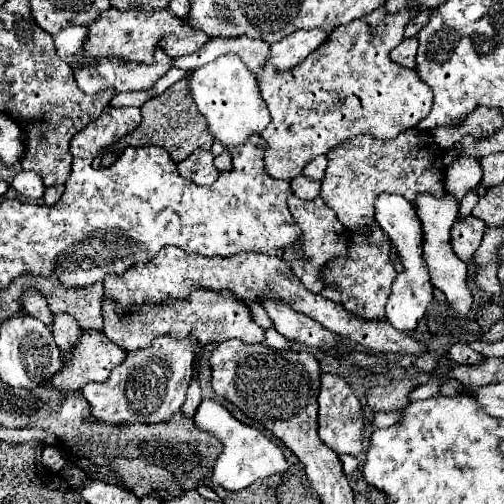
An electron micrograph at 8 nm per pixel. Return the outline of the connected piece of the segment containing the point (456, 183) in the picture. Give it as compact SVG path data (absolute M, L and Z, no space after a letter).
M453 161L445 171L445 189L457 201L461 201L469 191L481 183L483 171L477 161Z

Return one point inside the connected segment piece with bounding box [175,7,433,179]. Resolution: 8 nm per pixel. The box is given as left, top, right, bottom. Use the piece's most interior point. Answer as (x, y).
(349, 85)

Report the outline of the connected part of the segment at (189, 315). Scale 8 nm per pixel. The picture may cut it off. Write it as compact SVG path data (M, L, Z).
M195 291L187 299L169 299L169 303L149 307L143 311L131 311L127 317L115 315L115 305L109 299L103 299L103 333L109 341L119 345L123 351L137 351L149 347L153 339L161 335L173 335L173 339L197 339L199 345L215 345L227 339L241 339L243 343L263 343L265 329L261 329L249 309L241 305L233 293L213 293L213 291Z

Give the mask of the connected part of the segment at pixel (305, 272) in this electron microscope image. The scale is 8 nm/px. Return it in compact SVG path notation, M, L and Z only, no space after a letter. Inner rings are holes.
M291 195L287 199L287 205L289 205L289 211L291 211L295 223L299 223L299 227L303 231L303 235L301 235L301 247L303 247L301 251L303 251L303 255L297 255L295 249L293 251L291 249L285 249L285 251L281 251L281 259L285 259L285 263L295 271L295 275L301 279L301 283L309 291L319 293L323 289L323 283L319 281L321 267L327 261L331 261L333 257L345 255L345 249L347 249L347 243L349 243L351 233L345 231L345 227L337 221L335 211L331 207L327 207L321 197L317 197L315 201L303 201L303 199Z

